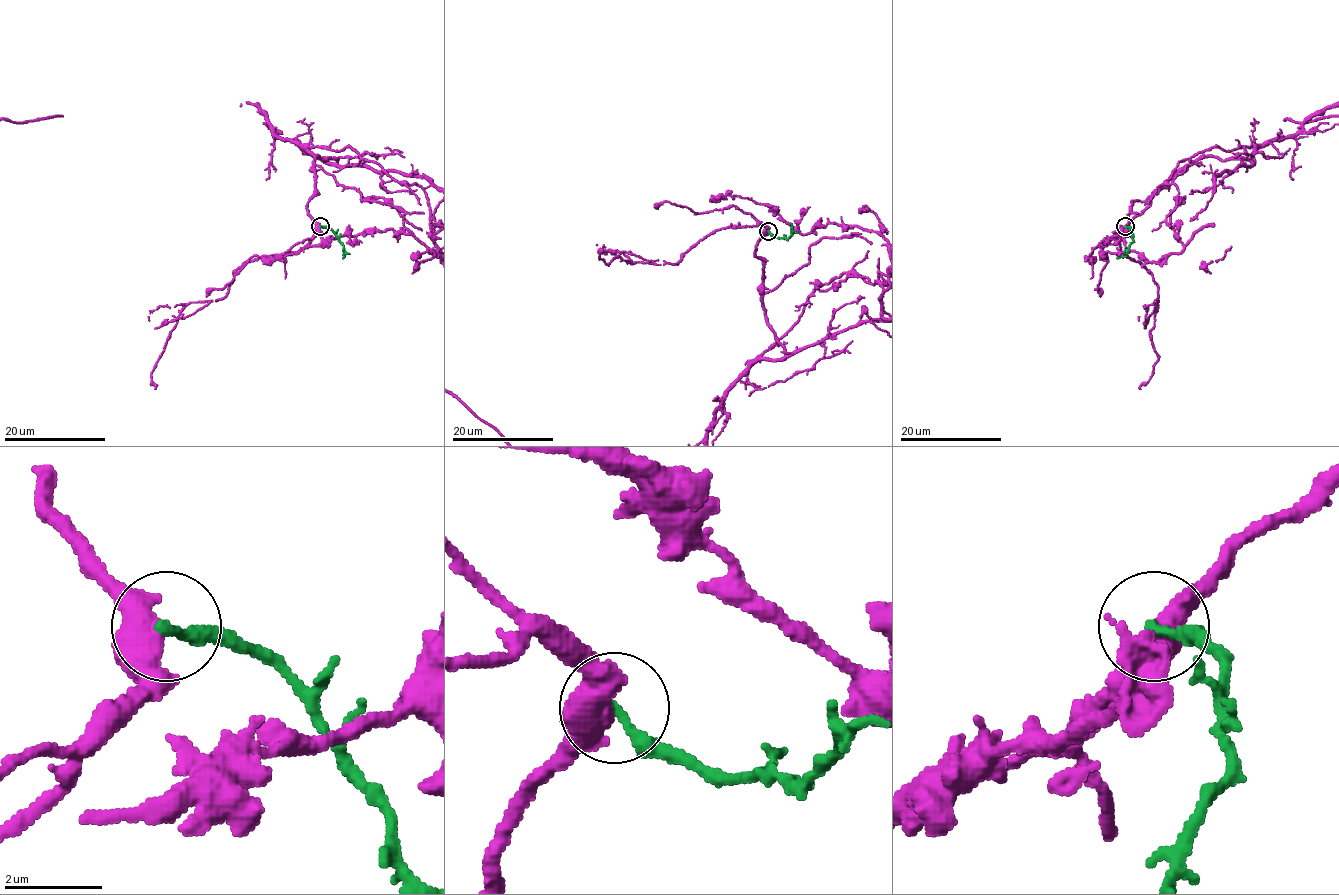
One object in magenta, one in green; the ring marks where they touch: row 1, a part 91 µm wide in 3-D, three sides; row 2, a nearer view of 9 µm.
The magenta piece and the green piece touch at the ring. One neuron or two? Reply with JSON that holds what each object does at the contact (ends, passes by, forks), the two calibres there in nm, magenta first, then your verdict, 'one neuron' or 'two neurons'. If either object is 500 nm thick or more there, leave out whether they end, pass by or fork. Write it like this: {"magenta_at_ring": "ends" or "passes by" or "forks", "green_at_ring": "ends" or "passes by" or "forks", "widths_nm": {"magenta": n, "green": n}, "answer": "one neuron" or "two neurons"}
{"magenta_at_ring": "passes by", "green_at_ring": "ends", "widths_nm": {"magenta": 480, "green": 240}, "answer": "two neurons"}

